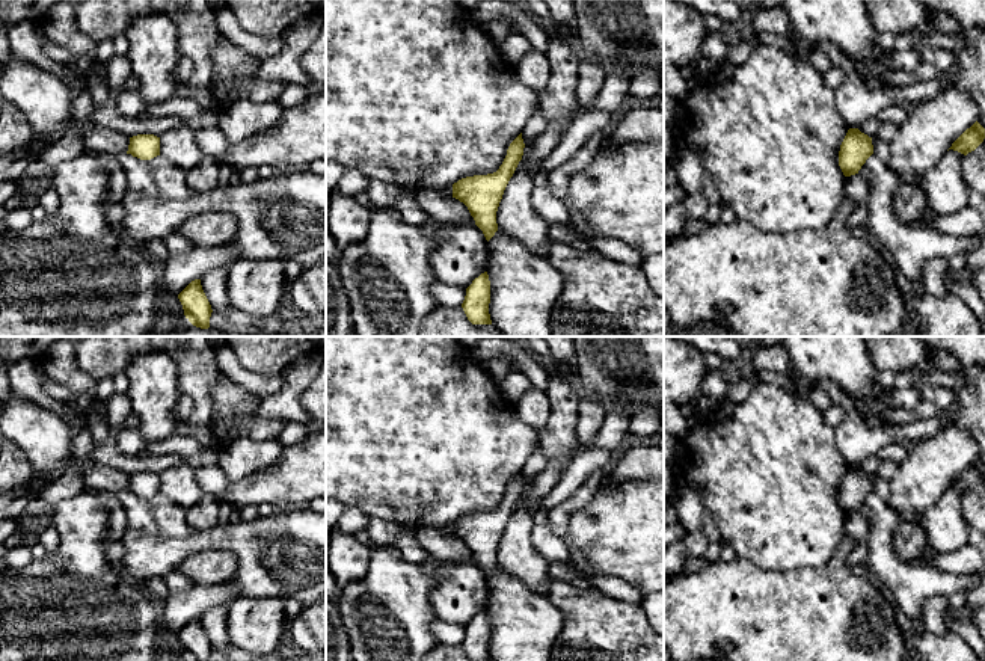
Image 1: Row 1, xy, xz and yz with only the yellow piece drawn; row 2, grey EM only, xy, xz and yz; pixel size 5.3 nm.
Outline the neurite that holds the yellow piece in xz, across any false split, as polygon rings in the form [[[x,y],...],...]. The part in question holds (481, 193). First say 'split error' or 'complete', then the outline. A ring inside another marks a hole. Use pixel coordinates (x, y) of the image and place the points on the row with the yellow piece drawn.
complete | [[[520,133],[510,143],[507,155],[496,172],[466,177],[453,184],[453,198],[468,207],[487,241],[498,231],[496,211],[504,190],[522,160],[523,148],[525,143]]]

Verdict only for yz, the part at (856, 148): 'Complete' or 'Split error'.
Complete

